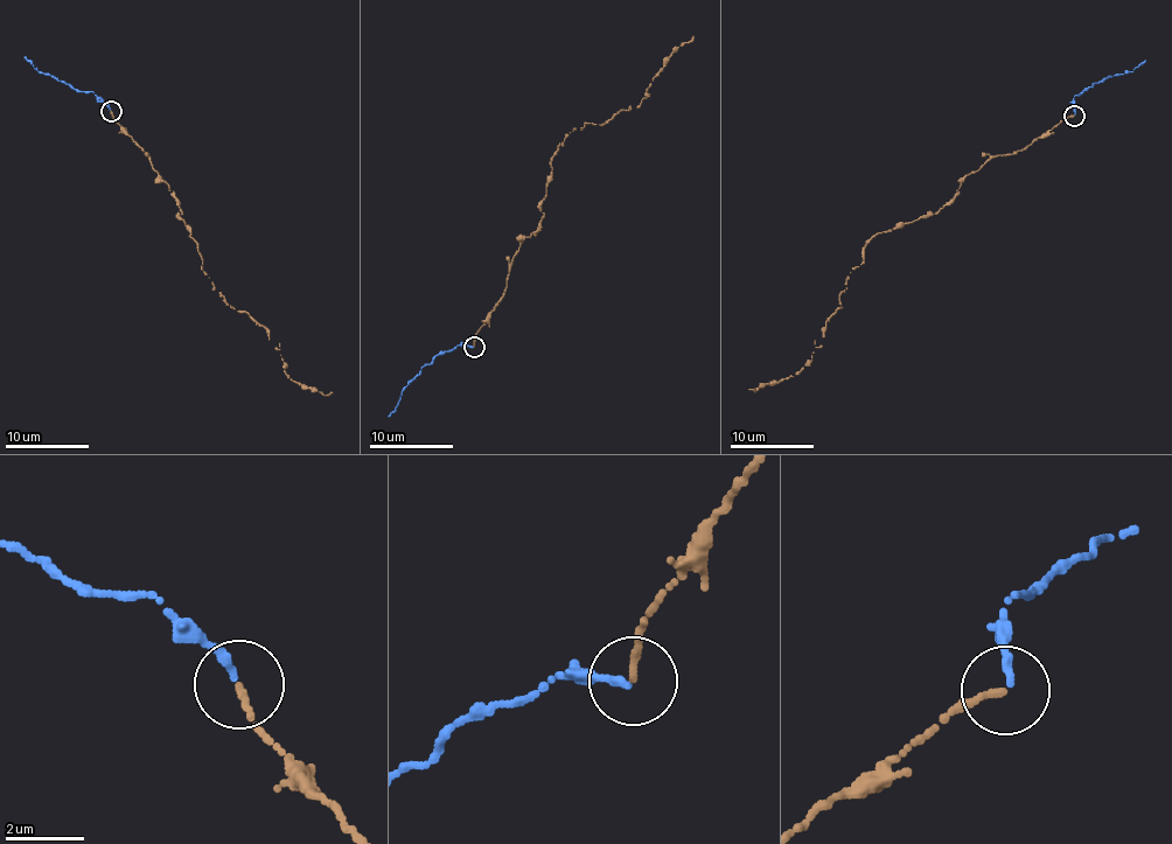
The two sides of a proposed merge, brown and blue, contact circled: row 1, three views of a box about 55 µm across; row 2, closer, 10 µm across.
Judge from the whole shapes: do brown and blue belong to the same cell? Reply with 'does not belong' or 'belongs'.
belongs

